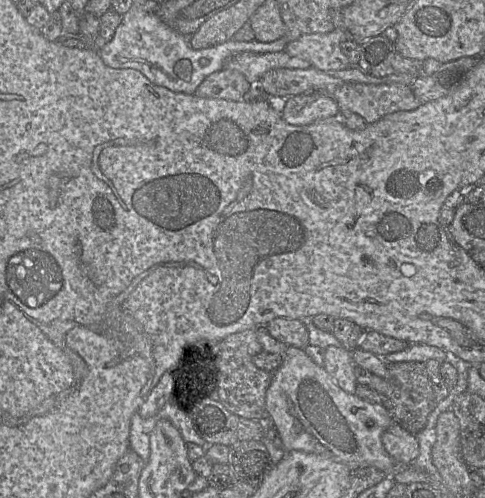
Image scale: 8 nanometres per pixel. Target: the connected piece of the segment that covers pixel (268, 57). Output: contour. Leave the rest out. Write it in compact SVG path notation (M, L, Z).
M285 51L273 53L241 52L234 55L224 65L224 69L235 70L245 76L252 85L267 71L275 68L305 69L311 67L304 59L290 56Z

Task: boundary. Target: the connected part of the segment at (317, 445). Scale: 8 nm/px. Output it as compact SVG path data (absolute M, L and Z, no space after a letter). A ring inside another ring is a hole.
M288 346L282 364L272 373L272 380L266 392L268 423L276 427L285 452L303 451L333 458L346 465L351 471L375 467L392 477L400 466L387 453L382 435L394 422L381 404L370 403L342 390L323 366L318 366L303 349Z

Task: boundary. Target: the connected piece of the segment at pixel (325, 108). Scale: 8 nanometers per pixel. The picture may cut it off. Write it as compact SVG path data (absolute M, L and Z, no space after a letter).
M313 92L285 98L281 115L288 124L303 126L321 119L340 117L340 110L333 98Z

